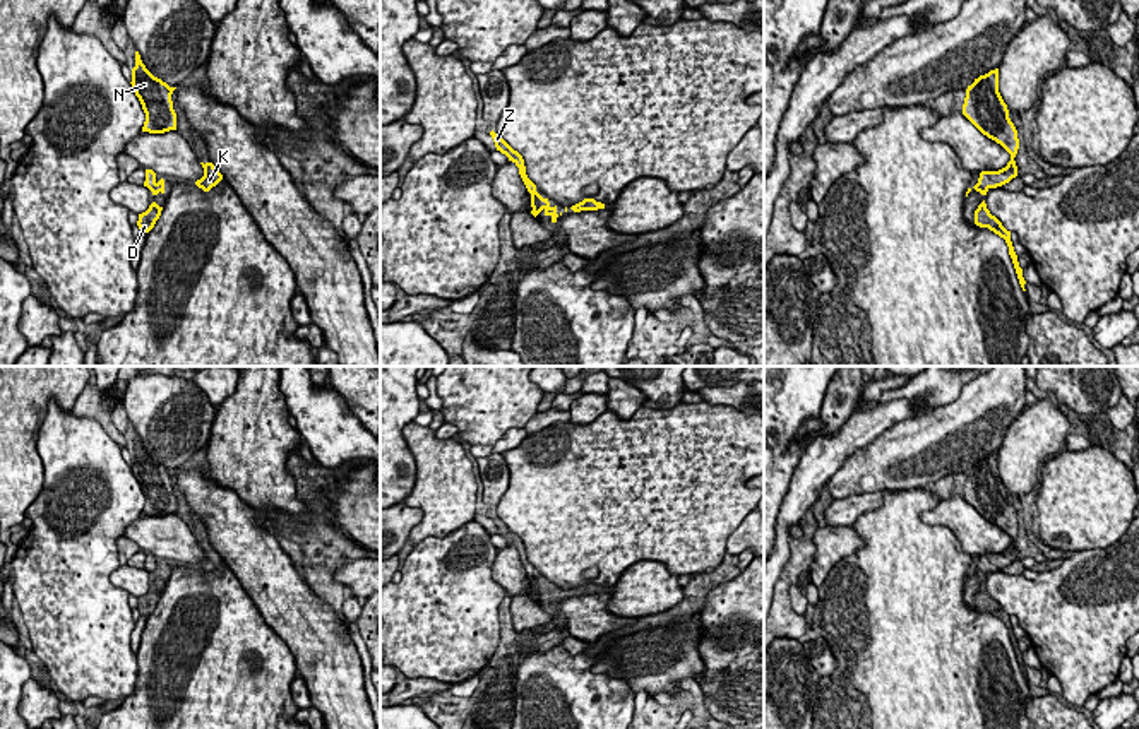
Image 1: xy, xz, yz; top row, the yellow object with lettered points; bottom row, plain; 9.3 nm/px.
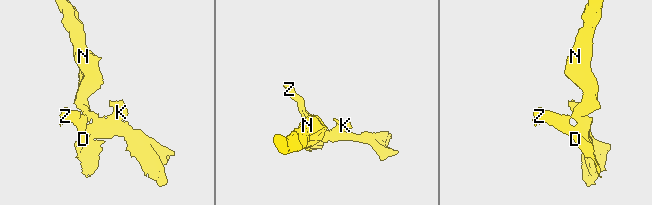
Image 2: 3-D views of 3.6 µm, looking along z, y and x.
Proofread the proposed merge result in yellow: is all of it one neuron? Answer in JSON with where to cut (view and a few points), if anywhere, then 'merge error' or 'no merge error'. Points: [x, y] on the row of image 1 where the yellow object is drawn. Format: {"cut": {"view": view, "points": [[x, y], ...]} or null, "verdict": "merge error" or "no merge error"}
{"cut": null, "verdict": "no merge error"}

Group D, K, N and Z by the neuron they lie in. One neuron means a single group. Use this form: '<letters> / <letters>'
D K N Z

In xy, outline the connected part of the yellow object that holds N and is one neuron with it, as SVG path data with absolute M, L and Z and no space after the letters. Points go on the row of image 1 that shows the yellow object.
M135 51L135 67L132 68L130 84L146 113L142 132L164 133L176 130L176 113L171 101L171 94L176 87L170 87L154 77L142 63L139 51Z

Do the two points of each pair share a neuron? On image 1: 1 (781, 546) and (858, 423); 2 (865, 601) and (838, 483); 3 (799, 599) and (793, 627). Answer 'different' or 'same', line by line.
1: same
2: different
3: different

